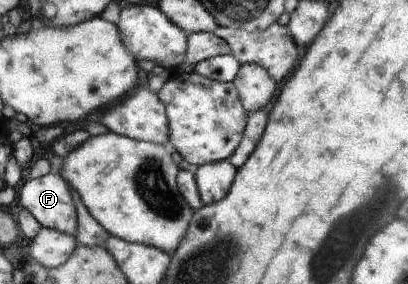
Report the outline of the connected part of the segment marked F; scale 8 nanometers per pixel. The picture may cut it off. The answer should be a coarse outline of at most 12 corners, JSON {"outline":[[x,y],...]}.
{"outline":[[62,176],[16,195],[43,227],[75,238],[79,222]]}

